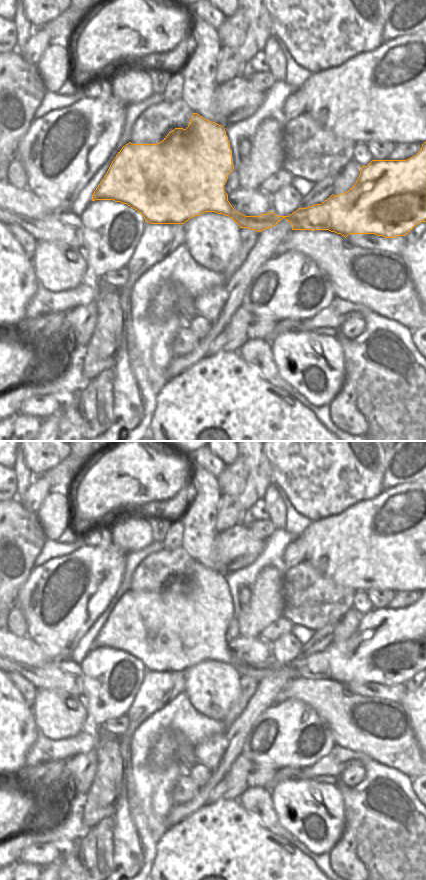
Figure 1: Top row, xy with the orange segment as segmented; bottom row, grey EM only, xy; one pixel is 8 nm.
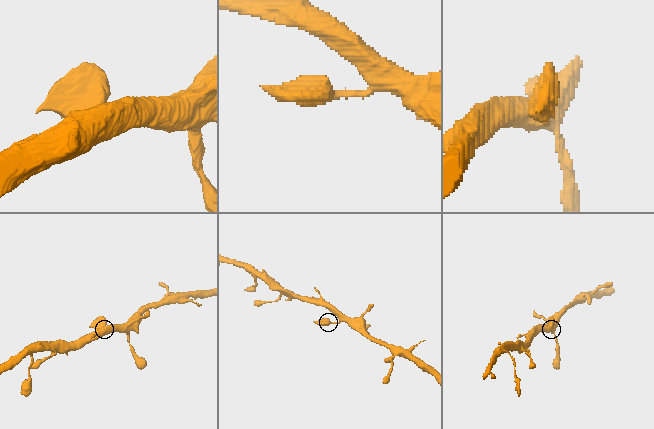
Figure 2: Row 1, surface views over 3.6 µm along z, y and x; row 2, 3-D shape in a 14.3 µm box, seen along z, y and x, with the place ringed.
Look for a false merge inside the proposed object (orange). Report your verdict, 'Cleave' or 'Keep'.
Keep

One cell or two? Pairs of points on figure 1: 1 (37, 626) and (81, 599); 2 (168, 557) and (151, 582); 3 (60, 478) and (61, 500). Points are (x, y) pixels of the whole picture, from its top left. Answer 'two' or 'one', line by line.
1: one
2: one
3: two

